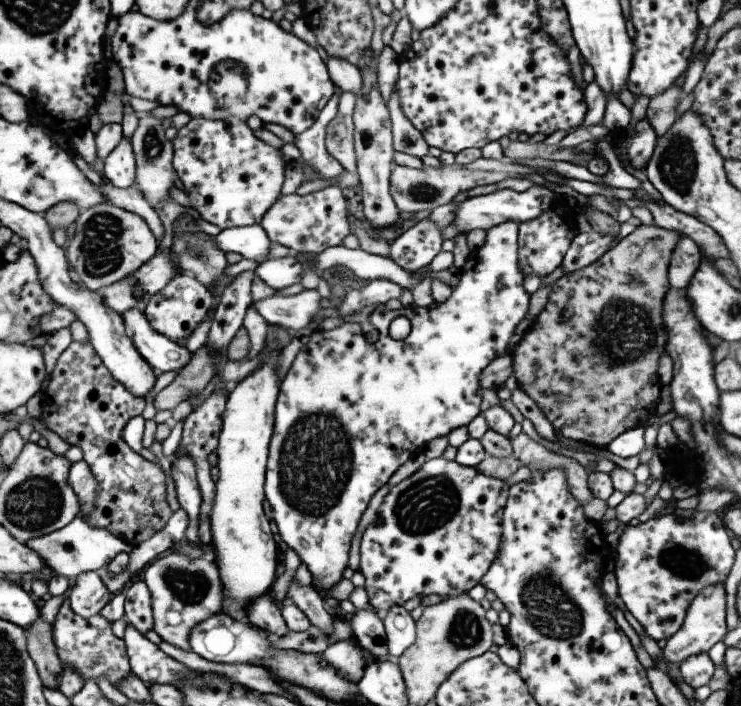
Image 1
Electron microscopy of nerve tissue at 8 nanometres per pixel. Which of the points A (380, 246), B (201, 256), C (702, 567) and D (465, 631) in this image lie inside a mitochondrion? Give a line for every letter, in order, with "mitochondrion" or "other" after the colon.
A: other
B: mitochondrion
C: mitochondrion
D: mitochondrion

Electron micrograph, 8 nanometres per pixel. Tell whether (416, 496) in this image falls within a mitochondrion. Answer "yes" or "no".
yes

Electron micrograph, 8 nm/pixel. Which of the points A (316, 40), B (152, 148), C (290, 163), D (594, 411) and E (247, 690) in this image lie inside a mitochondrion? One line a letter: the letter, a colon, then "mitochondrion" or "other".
A: other
B: mitochondrion
C: other
D: other
E: other

